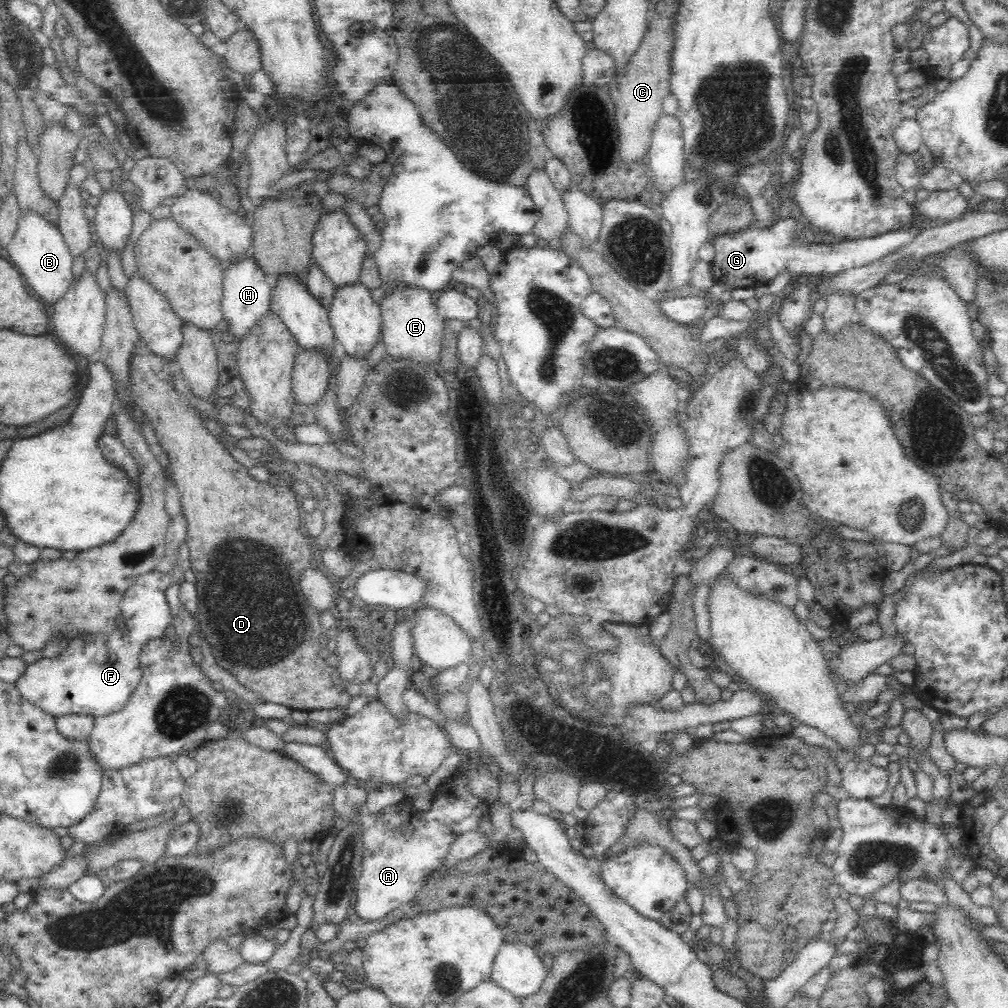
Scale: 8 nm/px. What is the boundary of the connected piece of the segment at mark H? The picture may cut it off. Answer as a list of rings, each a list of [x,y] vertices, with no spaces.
[[[251,255],[228,265],[223,269],[223,297],[221,310],[226,320],[230,335],[240,342],[257,324],[258,320],[271,312],[271,295],[273,285],[264,271],[256,265]]]

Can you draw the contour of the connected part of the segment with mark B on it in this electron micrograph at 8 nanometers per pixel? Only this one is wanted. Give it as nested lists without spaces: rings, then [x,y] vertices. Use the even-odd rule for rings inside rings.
[[[34,211],[21,214],[18,228],[12,242],[8,245],[7,252],[12,264],[24,274],[31,294],[38,297],[44,304],[52,306],[56,306],[62,300],[62,296],[68,292],[73,283],[72,262],[74,259],[68,251],[59,227],[52,226]]]

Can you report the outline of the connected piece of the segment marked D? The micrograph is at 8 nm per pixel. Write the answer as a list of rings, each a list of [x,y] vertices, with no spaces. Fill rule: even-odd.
[[[140,340],[135,346],[133,358],[130,361],[129,384],[131,385],[131,395],[134,397],[135,404],[137,404],[149,418],[164,452],[168,455],[169,466],[173,471],[172,479],[176,483],[180,495],[181,514],[186,517],[188,527],[185,542],[190,549],[189,561],[185,566],[191,569],[196,576],[197,612],[194,614],[194,617],[200,637],[210,645],[216,664],[230,672],[242,686],[245,686],[248,690],[257,694],[259,698],[263,698],[265,702],[283,704],[284,706],[288,706],[289,709],[305,711],[316,709],[345,709],[352,696],[346,691],[346,684],[340,680],[337,668],[328,665],[328,663],[319,656],[321,650],[319,639],[325,634],[326,630],[322,630],[322,626],[320,626],[321,613],[314,610],[314,607],[312,607],[307,601],[307,598],[303,595],[300,587],[302,572],[312,566],[313,553],[315,551],[306,534],[300,529],[300,503],[296,502],[296,496],[293,492],[288,492],[286,488],[275,485],[265,478],[255,479],[252,473],[248,472],[246,467],[234,460],[226,450],[227,446],[218,441],[216,436],[211,435],[208,429],[202,425],[200,414],[198,414],[196,409],[188,405],[186,400],[183,400],[182,396],[172,388],[170,385],[170,378],[172,378],[172,374],[169,372],[170,364],[172,364],[172,360],[168,361],[168,359],[164,359],[164,357],[158,357],[158,355],[152,353],[150,348]]]

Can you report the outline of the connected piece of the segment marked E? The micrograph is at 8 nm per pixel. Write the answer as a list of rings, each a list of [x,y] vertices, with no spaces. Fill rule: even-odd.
[[[402,286],[402,287],[396,287],[395,290],[386,290],[391,291],[391,293],[388,293],[384,297],[384,301],[381,305],[381,339],[382,343],[384,343],[384,347],[386,347],[386,354],[389,356],[389,358],[392,358],[396,361],[399,361],[400,359],[408,359],[410,361],[414,361],[416,363],[424,363],[424,365],[432,365],[436,364],[439,360],[439,354],[440,354],[440,344],[442,342],[442,329],[444,326],[443,320],[438,317],[437,314],[437,307],[435,306],[435,294],[431,293],[428,290],[424,290],[420,287],[412,287],[412,286]]]

